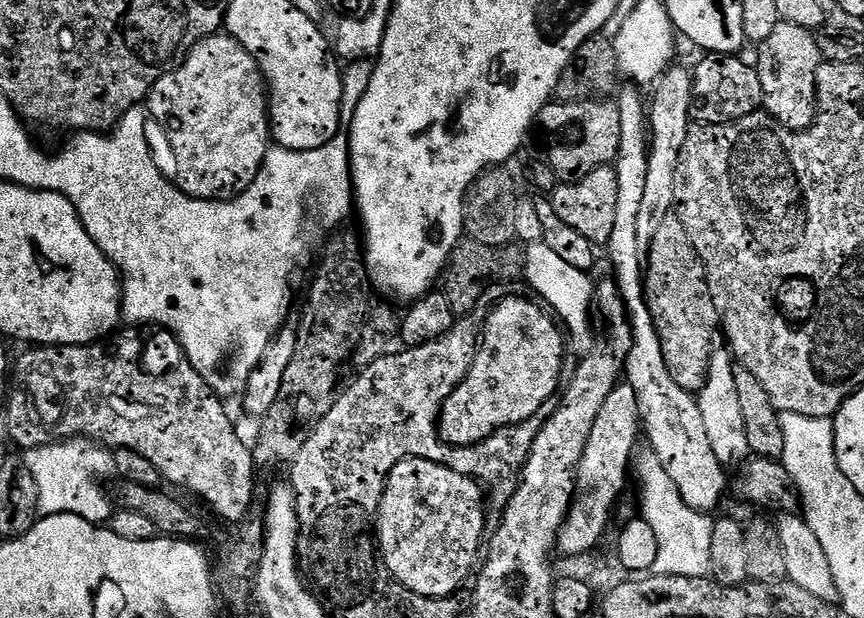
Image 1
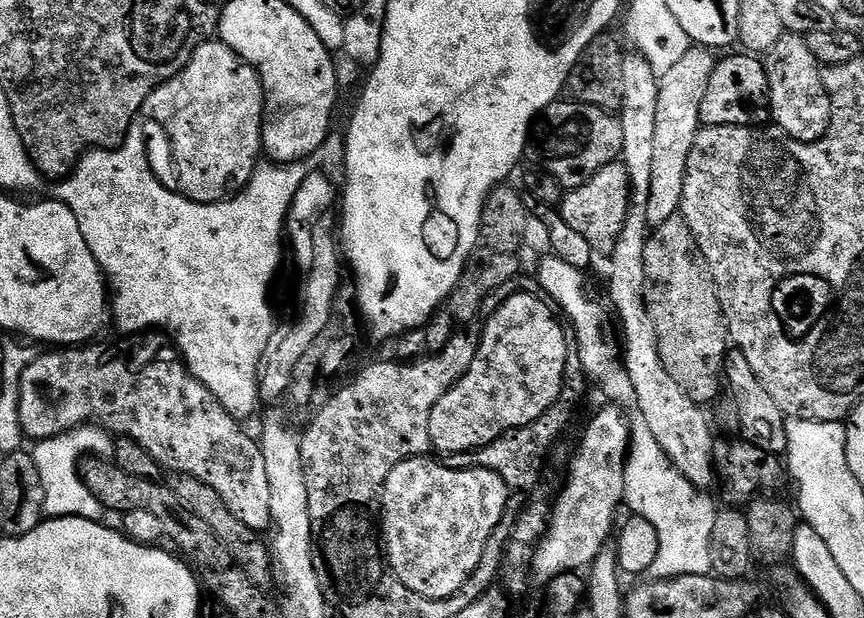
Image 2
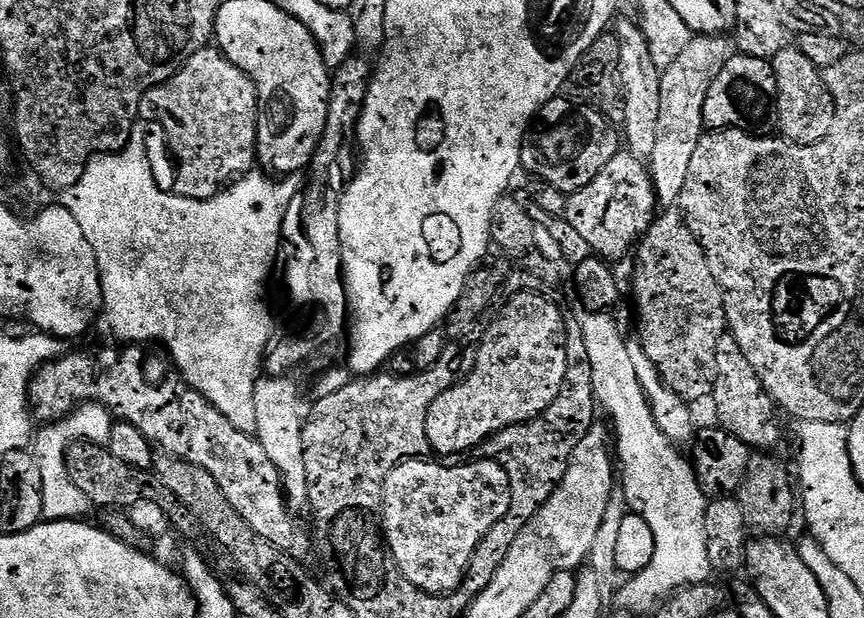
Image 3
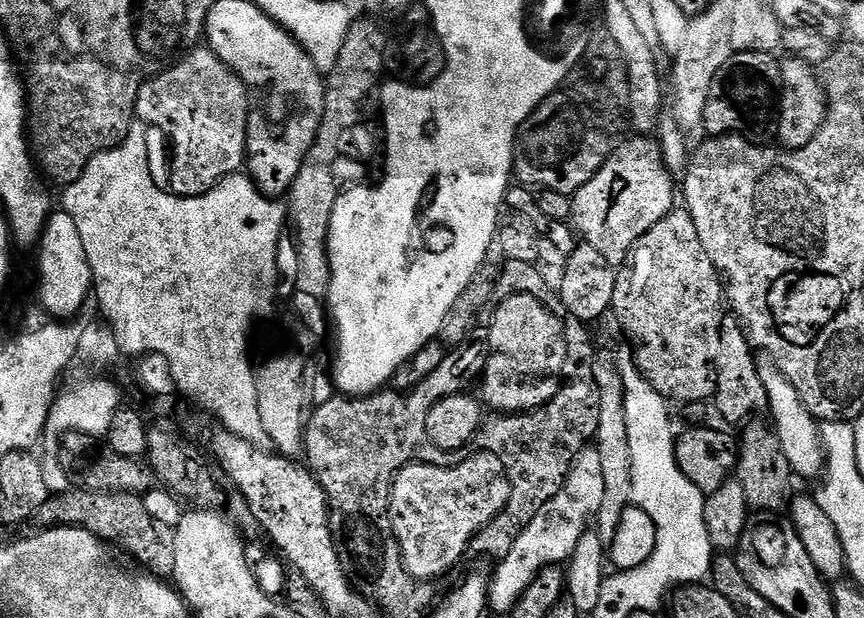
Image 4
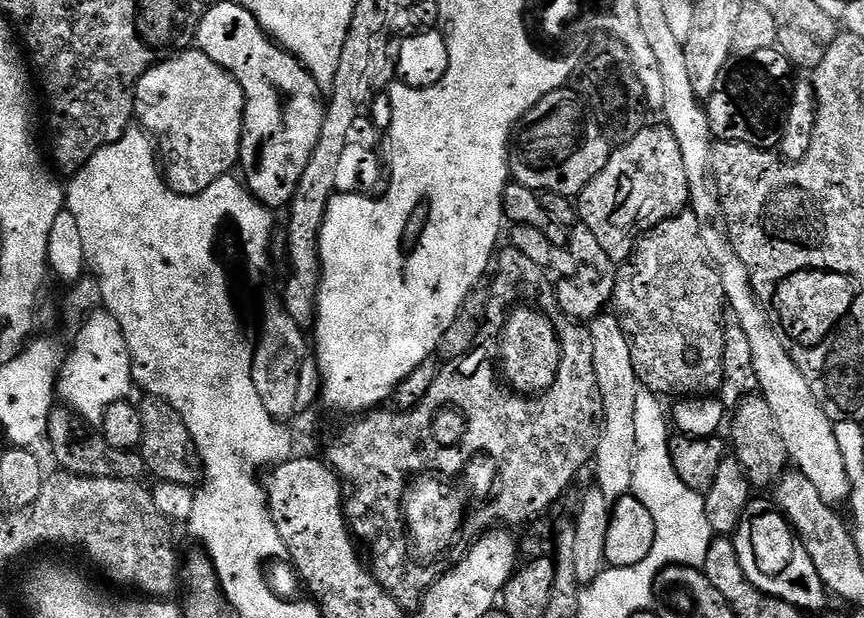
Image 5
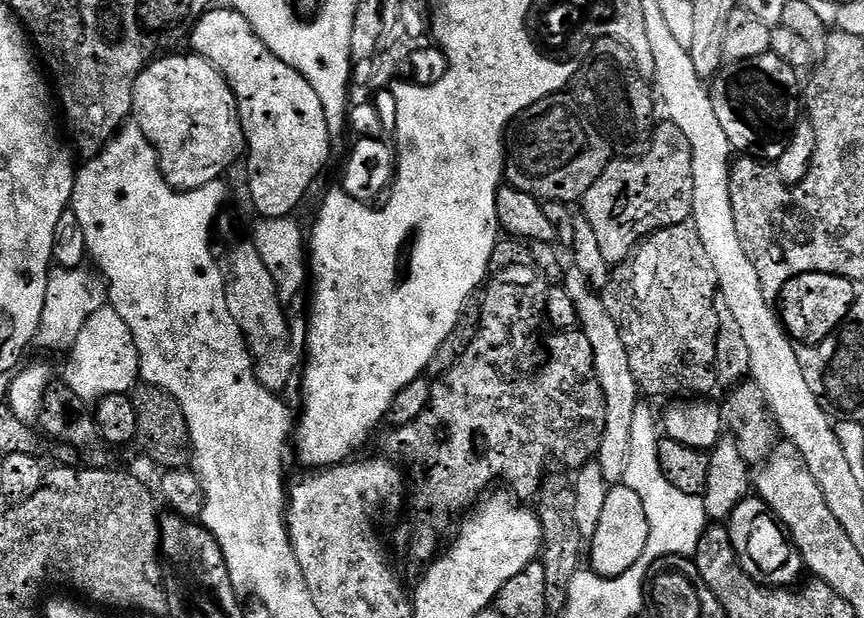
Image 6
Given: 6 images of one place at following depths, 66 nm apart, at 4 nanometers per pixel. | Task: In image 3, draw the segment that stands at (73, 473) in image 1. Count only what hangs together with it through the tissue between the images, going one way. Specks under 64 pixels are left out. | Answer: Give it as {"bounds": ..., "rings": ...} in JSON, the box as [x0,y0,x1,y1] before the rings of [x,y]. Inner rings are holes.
{"bounds":[30,404,114,520],"rings":[[[82,404],[74,409],[68,416],[60,420],[45,423],[44,428],[35,433],[30,445],[30,451],[38,462],[38,470],[42,470],[42,506],[44,507],[44,520],[80,520],[88,511],[93,511],[94,506],[70,482],[70,474],[66,470],[66,454],[71,444],[87,442],[90,444],[102,444],[107,446],[110,442],[110,430],[114,423],[114,417],[103,404]]]}

